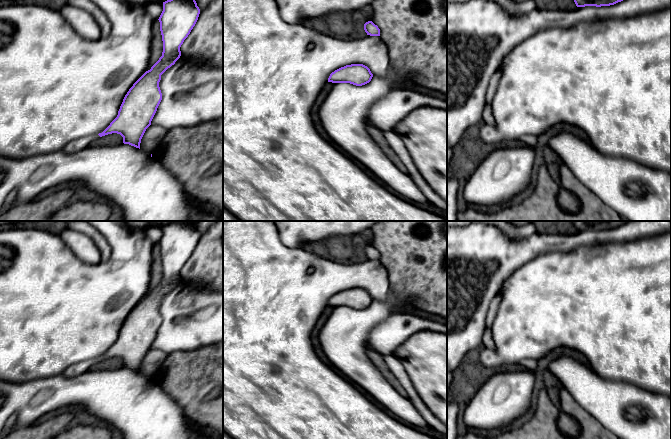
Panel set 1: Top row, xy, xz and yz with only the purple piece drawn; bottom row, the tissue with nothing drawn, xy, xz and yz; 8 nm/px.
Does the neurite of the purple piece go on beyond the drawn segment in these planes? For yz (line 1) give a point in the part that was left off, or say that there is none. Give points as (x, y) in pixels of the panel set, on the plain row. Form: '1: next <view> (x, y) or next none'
1: next none

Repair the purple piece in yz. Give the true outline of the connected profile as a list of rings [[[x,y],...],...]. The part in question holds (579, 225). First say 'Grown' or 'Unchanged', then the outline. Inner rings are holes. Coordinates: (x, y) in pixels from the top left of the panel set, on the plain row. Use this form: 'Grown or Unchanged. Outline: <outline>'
Unchanged. Outline: [[[572,221],[577,231],[610,230],[623,225],[628,221]]]

